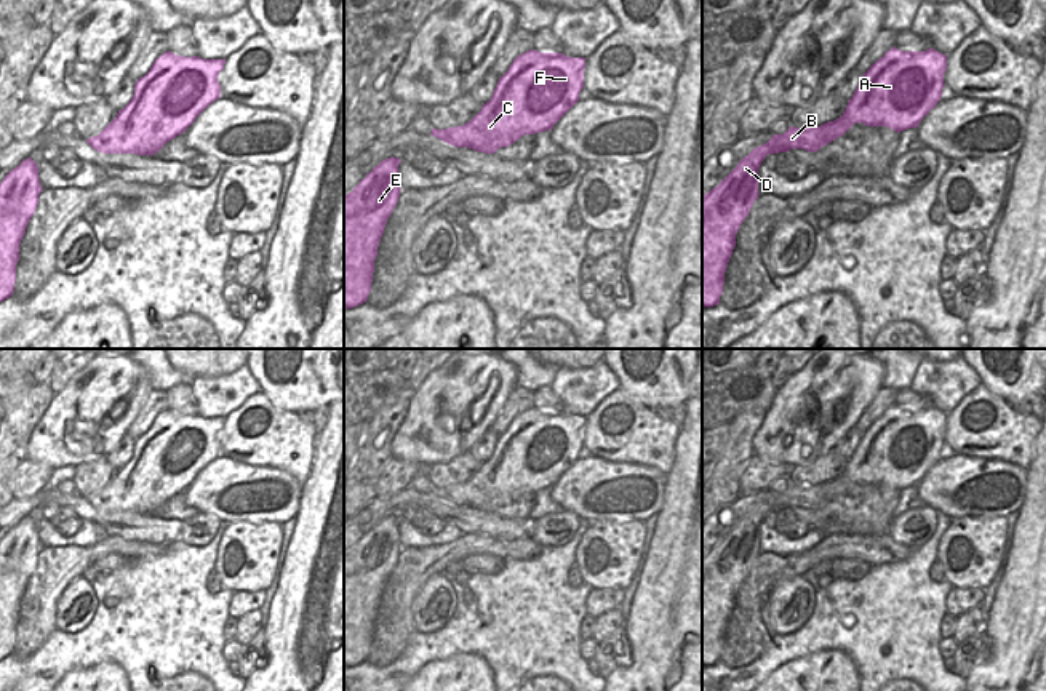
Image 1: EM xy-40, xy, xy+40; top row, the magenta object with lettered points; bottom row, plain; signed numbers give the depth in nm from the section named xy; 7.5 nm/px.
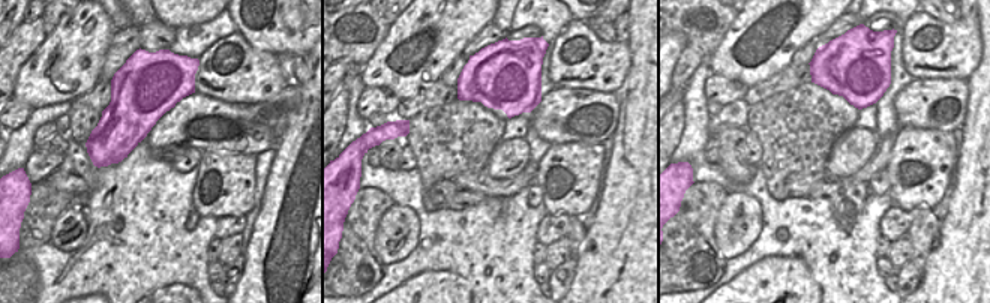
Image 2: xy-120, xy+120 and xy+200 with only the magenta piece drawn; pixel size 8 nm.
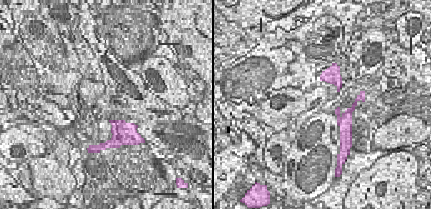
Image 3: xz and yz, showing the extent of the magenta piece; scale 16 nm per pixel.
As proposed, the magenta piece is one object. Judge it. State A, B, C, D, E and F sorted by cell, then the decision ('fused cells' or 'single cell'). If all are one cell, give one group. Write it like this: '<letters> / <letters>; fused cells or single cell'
A B C D E F; single cell

